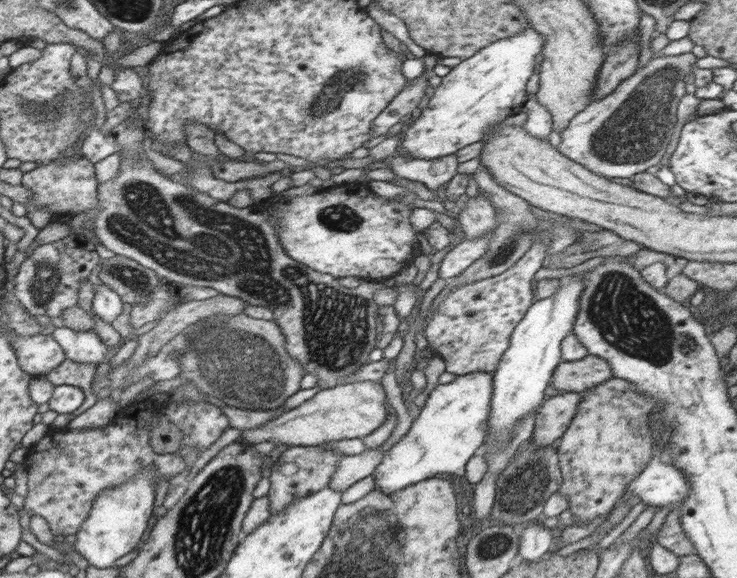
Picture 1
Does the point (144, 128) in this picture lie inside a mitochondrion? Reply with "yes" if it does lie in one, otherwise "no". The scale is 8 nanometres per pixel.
no

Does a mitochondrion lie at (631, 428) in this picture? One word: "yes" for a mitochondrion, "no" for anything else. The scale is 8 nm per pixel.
yes

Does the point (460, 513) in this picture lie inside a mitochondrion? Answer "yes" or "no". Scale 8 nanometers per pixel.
no

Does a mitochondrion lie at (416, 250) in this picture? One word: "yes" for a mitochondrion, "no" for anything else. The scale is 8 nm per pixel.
no

